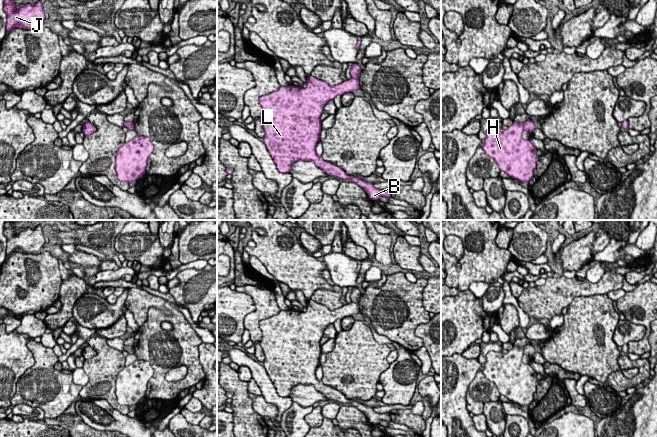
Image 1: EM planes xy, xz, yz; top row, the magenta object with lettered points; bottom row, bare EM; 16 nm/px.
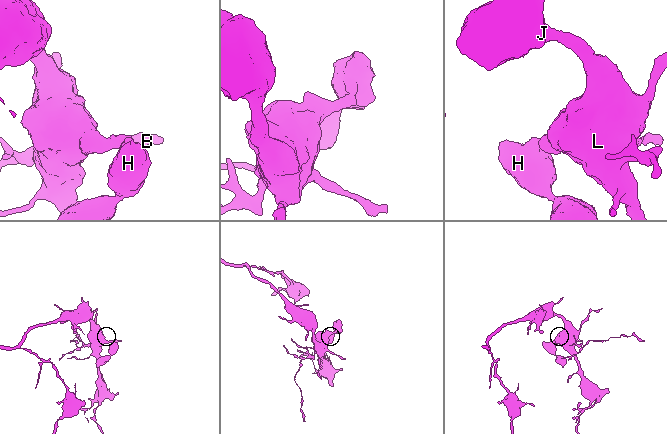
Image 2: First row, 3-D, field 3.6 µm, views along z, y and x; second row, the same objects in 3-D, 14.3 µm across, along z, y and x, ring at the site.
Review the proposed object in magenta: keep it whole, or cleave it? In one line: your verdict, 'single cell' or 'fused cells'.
fused cells

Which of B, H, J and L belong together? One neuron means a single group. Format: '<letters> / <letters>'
B J L / H

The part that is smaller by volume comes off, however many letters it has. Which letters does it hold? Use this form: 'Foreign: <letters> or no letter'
Foreign: H

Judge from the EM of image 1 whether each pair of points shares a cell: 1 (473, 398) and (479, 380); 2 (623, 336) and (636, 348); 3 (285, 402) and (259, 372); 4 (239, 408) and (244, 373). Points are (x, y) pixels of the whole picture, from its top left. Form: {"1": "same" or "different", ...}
{"1": "same", "2": "different", "3": "same", "4": "different"}

